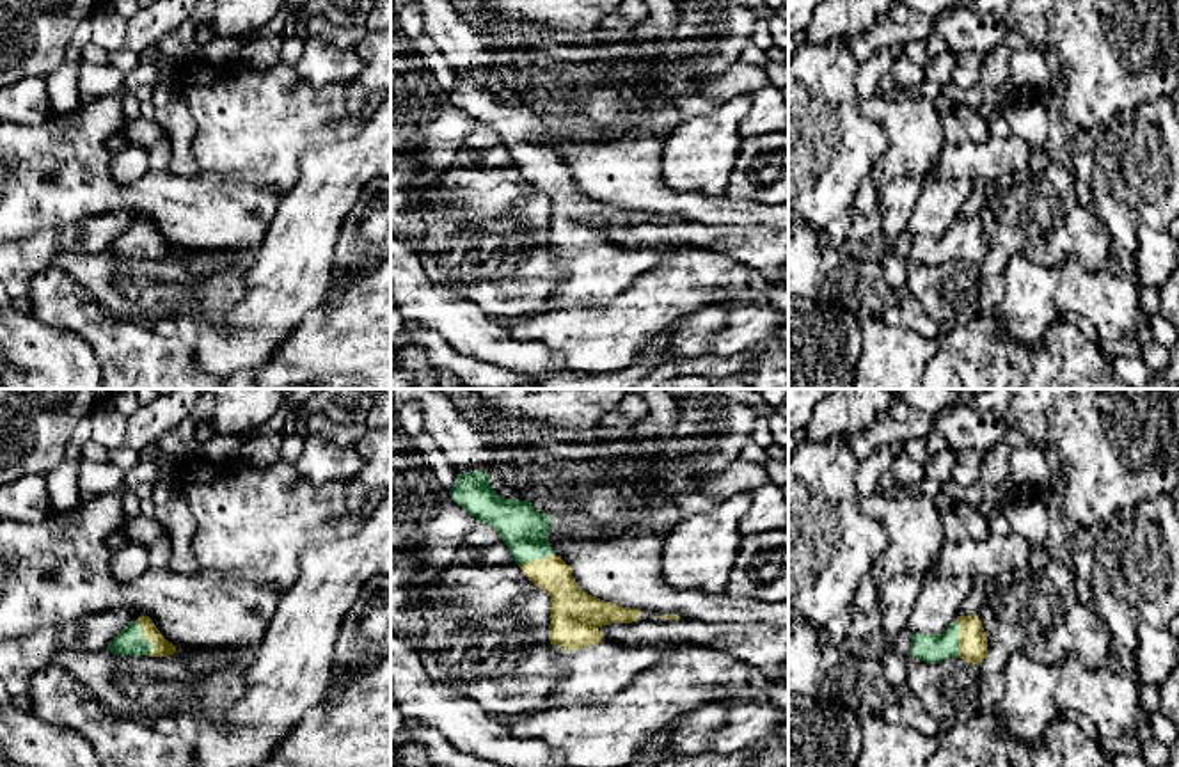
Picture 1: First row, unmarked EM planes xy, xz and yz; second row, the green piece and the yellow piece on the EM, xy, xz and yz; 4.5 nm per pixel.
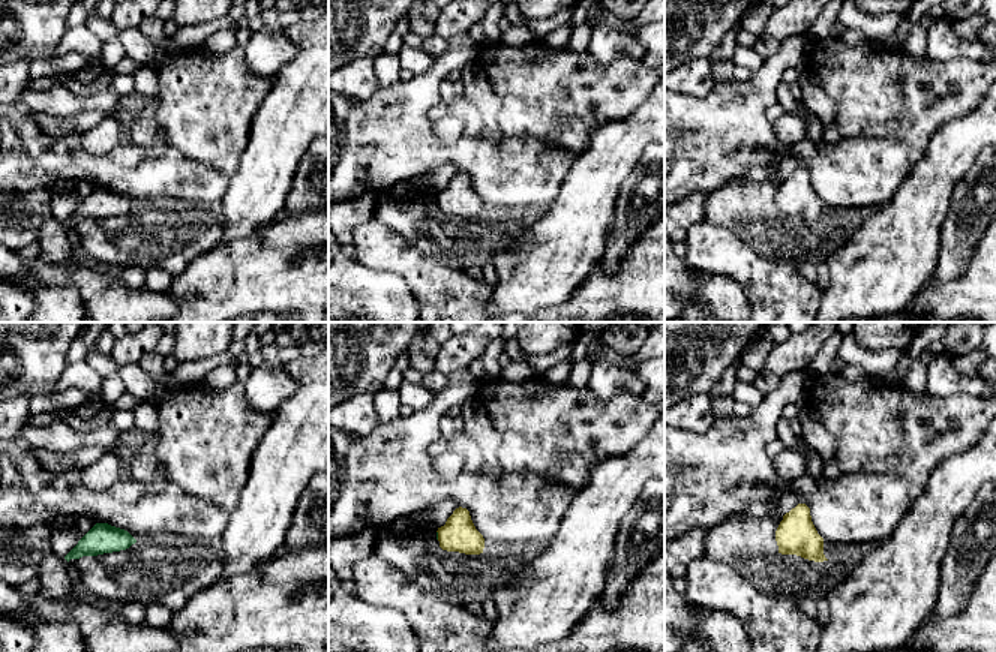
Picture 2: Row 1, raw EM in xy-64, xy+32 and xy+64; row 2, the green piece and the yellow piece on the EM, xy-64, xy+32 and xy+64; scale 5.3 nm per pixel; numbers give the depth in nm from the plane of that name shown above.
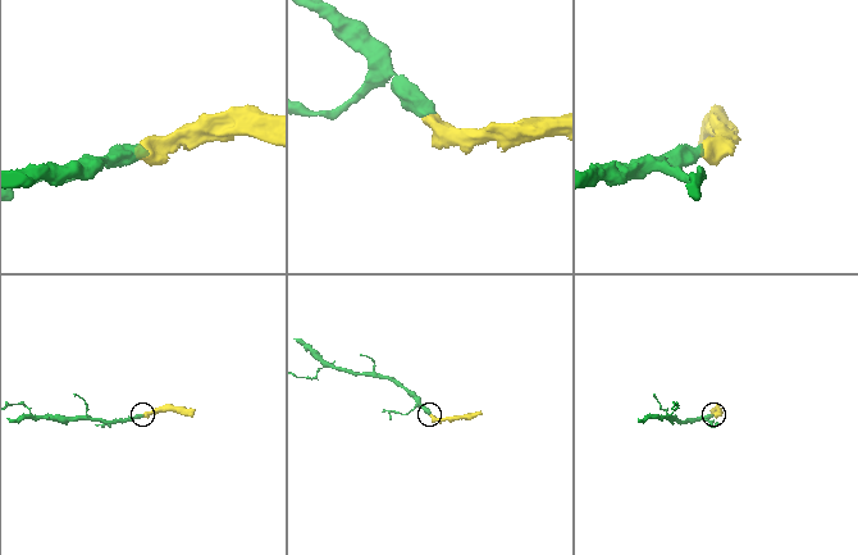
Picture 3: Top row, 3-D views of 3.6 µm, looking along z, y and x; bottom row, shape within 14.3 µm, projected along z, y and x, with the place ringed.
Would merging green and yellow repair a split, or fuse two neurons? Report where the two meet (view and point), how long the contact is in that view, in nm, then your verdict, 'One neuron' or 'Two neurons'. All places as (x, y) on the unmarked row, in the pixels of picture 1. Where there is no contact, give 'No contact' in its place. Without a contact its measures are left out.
Touches green at xy (142, 240). Shared border 180 nm. One neuron

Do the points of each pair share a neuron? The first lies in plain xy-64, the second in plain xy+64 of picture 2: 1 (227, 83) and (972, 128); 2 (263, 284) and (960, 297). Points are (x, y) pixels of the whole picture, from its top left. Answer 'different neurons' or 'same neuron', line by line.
1: different neurons
2: same neuron

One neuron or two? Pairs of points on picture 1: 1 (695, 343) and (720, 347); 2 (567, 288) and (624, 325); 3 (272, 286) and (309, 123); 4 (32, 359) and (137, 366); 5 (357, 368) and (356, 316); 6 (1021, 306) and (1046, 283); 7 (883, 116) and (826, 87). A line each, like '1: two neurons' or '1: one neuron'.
1: two neurons
2: two neurons
3: two neurons
4: two neurons
5: one neuron
6: one neuron
7: two neurons

